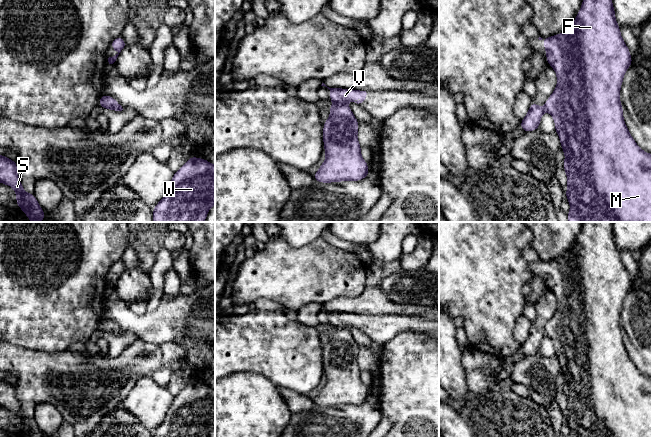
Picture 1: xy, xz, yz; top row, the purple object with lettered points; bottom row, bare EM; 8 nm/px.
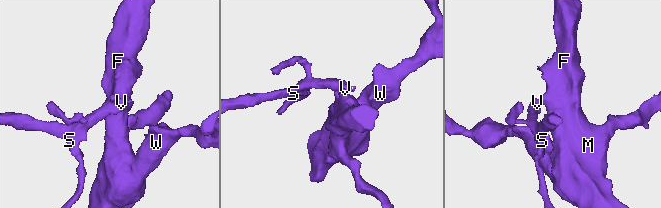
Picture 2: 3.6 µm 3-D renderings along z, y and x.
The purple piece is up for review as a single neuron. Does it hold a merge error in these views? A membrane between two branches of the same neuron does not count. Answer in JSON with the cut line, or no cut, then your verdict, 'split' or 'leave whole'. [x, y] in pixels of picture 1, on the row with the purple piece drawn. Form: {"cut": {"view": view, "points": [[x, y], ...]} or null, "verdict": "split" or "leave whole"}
{"cut": {"view": "xz", "points": [[336, 103], [344, 104]]}, "verdict": "split"}

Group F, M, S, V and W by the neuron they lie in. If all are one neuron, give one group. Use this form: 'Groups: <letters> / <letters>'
Groups: F M W / S V

